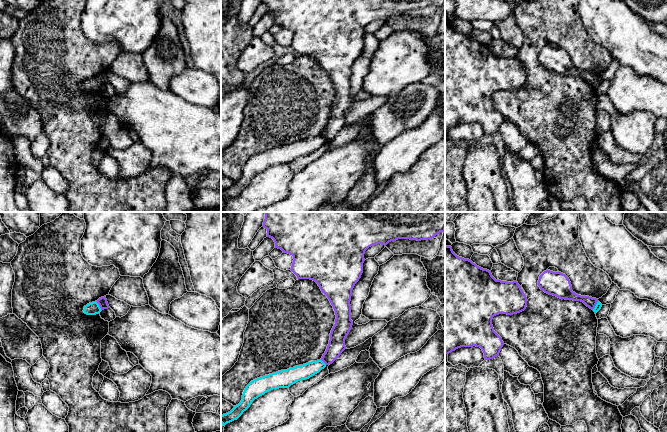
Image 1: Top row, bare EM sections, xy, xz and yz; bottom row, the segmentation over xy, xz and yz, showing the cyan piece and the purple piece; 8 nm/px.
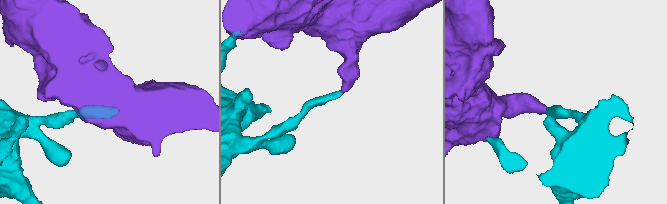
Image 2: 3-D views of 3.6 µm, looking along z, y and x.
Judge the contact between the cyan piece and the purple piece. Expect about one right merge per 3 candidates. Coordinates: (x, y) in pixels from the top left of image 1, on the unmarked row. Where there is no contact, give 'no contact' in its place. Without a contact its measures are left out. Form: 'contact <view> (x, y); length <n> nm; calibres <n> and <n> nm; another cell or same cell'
contact xy (99, 82); length 90 nm; calibres 100 and 70 nm; another cell

